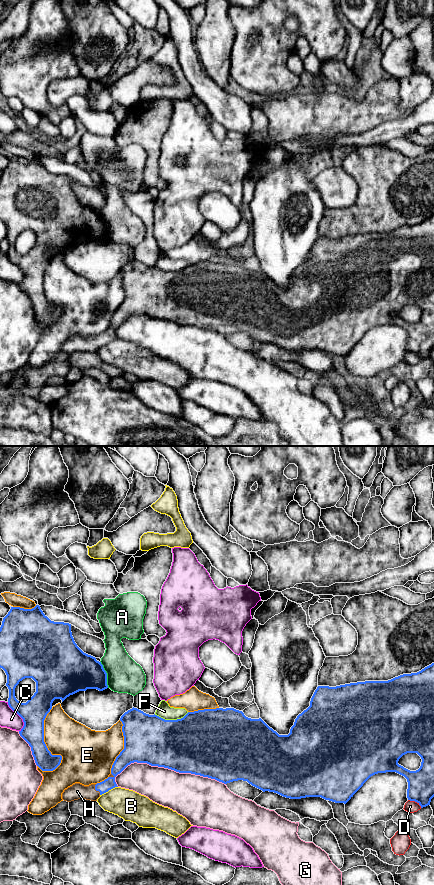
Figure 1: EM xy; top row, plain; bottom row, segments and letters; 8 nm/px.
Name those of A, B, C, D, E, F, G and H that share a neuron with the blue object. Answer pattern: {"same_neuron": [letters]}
{"same_neuron": ["H"]}

